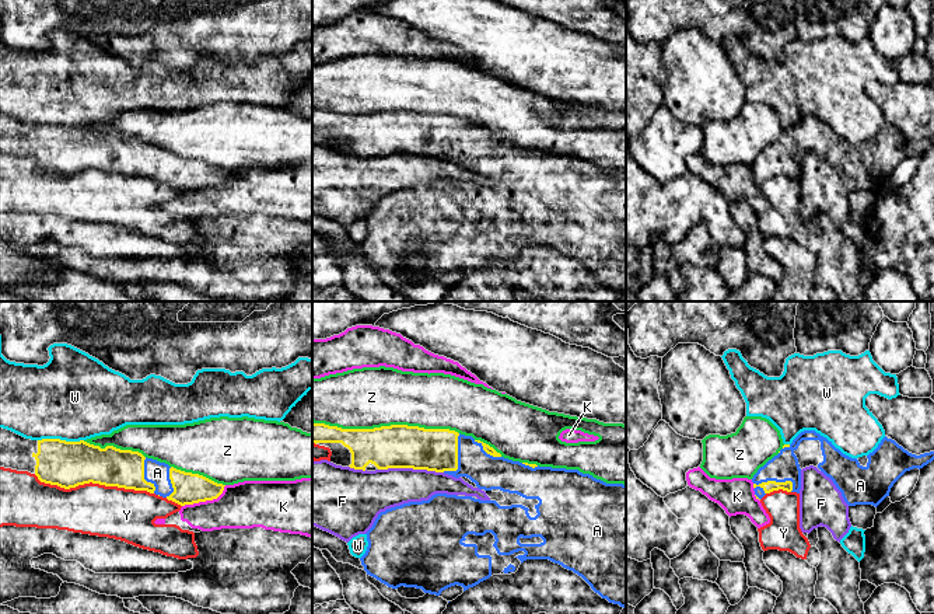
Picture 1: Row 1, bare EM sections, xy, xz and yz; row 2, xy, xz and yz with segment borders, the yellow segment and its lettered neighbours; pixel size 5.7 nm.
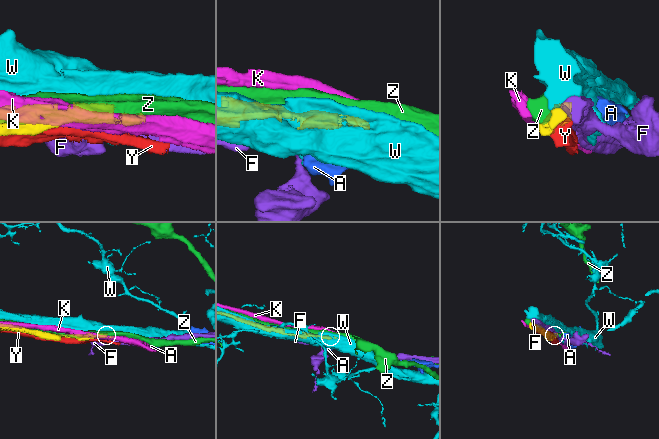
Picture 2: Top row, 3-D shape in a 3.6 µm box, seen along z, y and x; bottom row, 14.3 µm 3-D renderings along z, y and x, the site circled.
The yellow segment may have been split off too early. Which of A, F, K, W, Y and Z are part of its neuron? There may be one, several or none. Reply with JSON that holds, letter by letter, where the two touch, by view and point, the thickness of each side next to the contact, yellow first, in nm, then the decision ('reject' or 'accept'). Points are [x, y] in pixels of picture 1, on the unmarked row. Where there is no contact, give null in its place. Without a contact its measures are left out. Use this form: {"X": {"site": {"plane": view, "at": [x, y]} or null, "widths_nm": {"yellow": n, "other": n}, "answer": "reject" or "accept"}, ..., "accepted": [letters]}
{"A": {"site": {"plane": "yz", "at": [775, 167]}, "widths_nm": {"yellow": 70, "other": 160}, "answer": "accept"}, "F": {"site": {"plane": "xz", "at": [410, 153]}, "widths_nm": {"yellow": 260, "other": 240}, "answer": "reject"}, "K": {"site": {"plane": "xy", "at": [205, 187]}, "widths_nm": {"yellow": 180, "other": 280}, "answer": "reject"}, "W": {"site": {"plane": "xy", "at": [60, 126]}, "widths_nm": {"yellow": 280, "other": 480}, "answer": "reject"}, "Y": {"site": {"plane": "xy", "at": [94, 168]}, "widths_nm": {"yellow": 280, "other": 300}, "answer": "reject"}, "Z": {"site": {"plane": "xz", "at": [385, 112]}, "widths_nm": {"yellow": 260, "other": 360}, "answer": "reject"}, "accepted": ["A"]}

